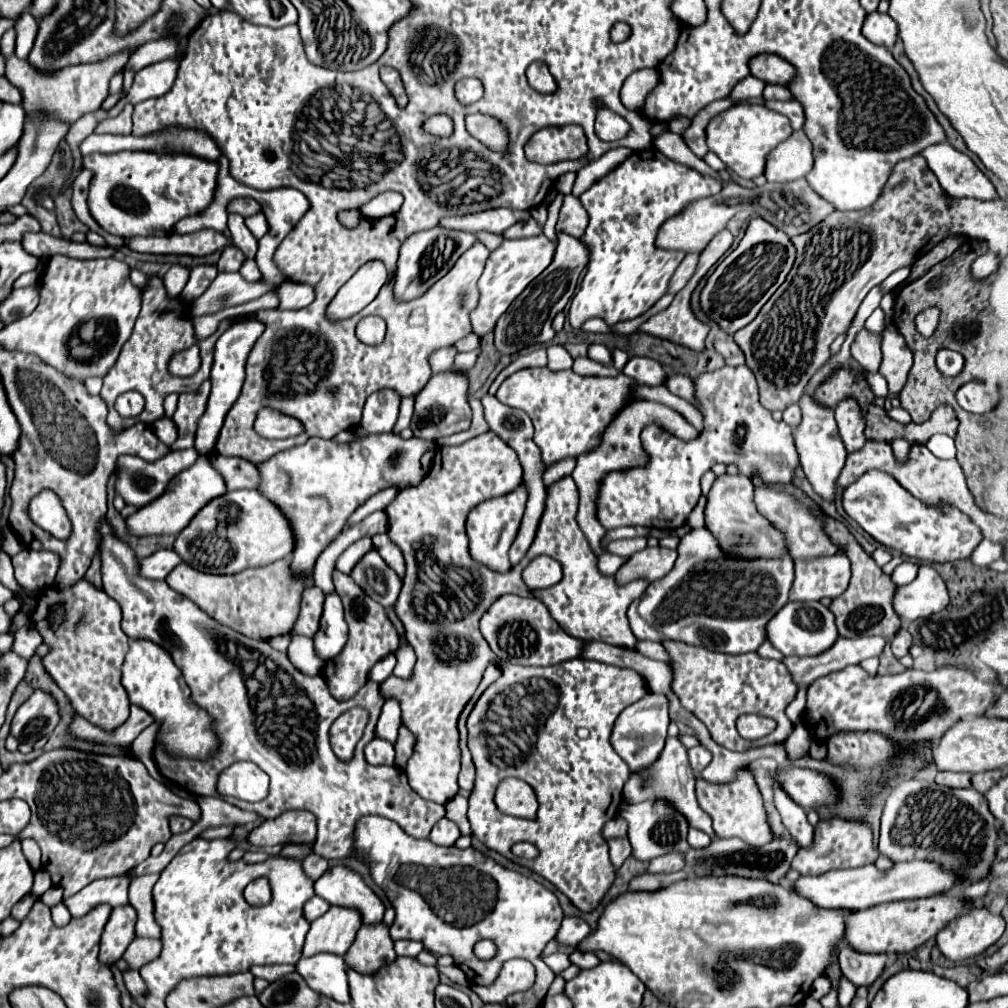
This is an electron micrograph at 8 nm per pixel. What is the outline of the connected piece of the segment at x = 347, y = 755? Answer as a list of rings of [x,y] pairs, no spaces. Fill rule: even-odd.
[[[361,707],[349,709],[333,723],[333,727],[329,730],[330,744],[339,759],[343,761],[351,759],[365,725],[367,725],[367,711]]]

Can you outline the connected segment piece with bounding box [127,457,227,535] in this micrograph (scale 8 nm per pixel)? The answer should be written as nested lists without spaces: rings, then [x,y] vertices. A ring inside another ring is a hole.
[[[199,457],[199,461],[195,461],[195,465],[192,465],[185,471],[181,471],[179,477],[175,477],[171,481],[167,491],[159,499],[155,499],[147,507],[141,507],[137,513],[127,517],[127,527],[135,535],[177,535],[177,533],[181,533],[189,525],[189,521],[211,499],[221,497],[223,493],[227,493],[223,477],[219,477],[219,471],[213,469],[209,457]]]

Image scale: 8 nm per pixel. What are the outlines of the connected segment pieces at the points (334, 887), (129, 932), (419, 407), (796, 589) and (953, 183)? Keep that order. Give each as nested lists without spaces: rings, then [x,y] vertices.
[[[329,867],[317,881],[315,893],[337,907],[353,907],[361,913],[363,923],[381,923],[385,907],[377,893],[365,885],[363,877],[345,867]]]
[[[121,905],[119,909],[111,911],[111,917],[105,925],[103,937],[101,937],[101,949],[99,949],[99,961],[105,965],[115,965],[129,943],[135,939],[135,909],[131,905]]]
[[[441,371],[431,375],[427,385],[417,393],[415,405],[413,405],[413,435],[421,439],[435,441],[439,437],[447,437],[459,431],[469,429],[471,425],[471,407],[467,401],[467,391],[469,391],[469,377],[463,371]]]
[[[838,552],[819,559],[795,559],[795,581],[789,601],[839,597],[849,583],[849,559]]]
[[[937,143],[927,147],[921,153],[929,169],[937,175],[941,187],[947,193],[961,195],[961,197],[973,197],[973,199],[997,199],[997,191],[993,183],[979,183],[979,175],[983,175],[977,165],[961,151],[957,151],[951,143]]]

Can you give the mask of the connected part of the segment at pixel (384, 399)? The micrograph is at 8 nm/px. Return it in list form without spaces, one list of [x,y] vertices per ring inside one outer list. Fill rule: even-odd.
[[[383,389],[369,395],[363,407],[363,417],[355,433],[369,435],[369,433],[393,431],[399,415],[399,403],[401,403],[401,397],[391,389]]]

